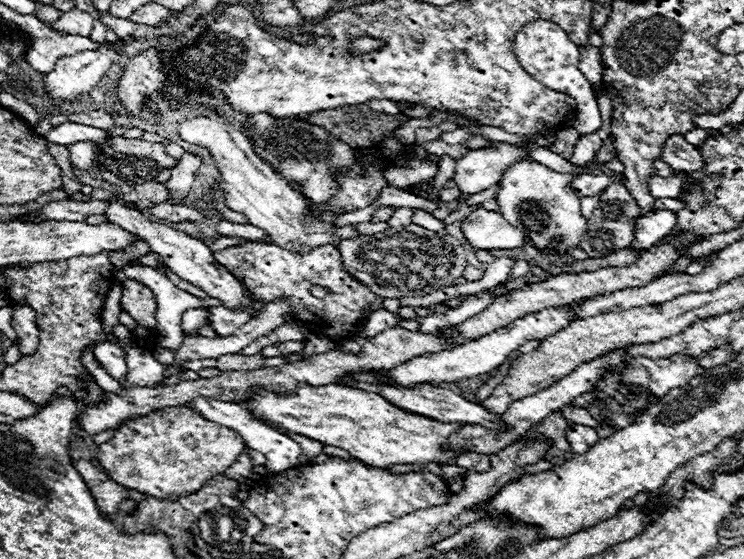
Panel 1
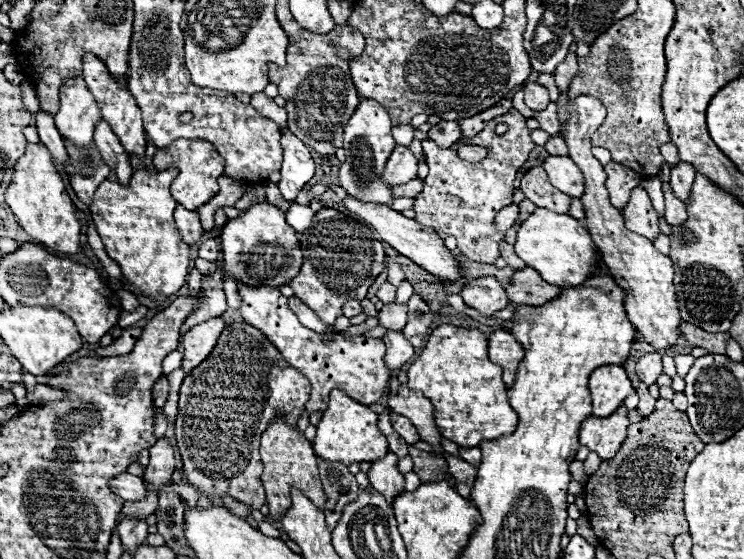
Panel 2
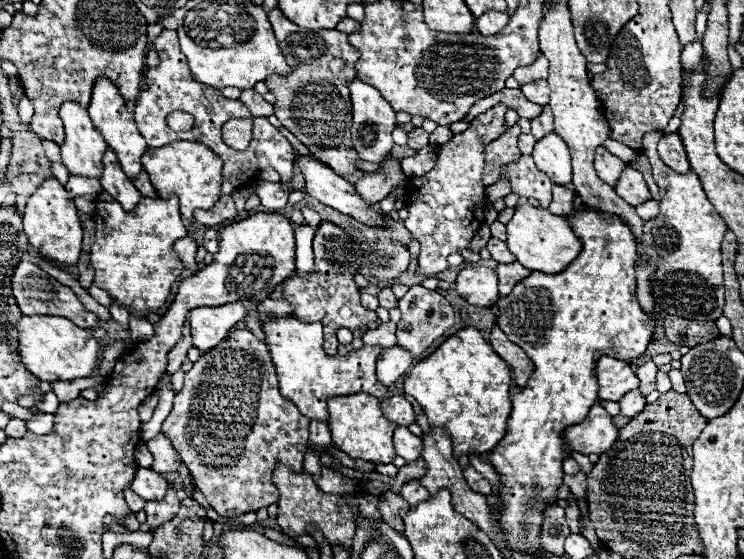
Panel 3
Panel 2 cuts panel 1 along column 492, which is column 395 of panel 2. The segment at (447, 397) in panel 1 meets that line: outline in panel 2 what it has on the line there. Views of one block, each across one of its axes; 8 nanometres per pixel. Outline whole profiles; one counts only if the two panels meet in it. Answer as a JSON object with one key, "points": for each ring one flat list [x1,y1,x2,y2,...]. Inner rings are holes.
{"points":[[392,412,392,426,394,426,394,430,400,434,400,438,404,438,408,444,416,444,416,442,420,442,418,432,414,430,412,422,408,422,408,418,404,418,404,416]]}

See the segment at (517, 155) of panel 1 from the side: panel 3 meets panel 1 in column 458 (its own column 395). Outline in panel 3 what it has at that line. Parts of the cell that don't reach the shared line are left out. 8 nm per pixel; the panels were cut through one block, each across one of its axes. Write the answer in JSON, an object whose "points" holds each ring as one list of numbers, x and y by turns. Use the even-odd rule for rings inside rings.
{"points":[[386,158,384,162,380,162,378,172,364,174,356,182,356,190,368,204,376,204,376,202,384,200,386,196,390,196,390,192,394,188,406,186,406,184,408,184,408,178,402,176,400,160]]}

